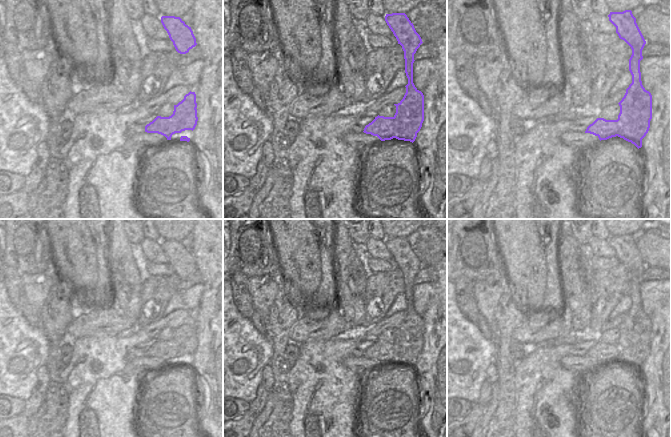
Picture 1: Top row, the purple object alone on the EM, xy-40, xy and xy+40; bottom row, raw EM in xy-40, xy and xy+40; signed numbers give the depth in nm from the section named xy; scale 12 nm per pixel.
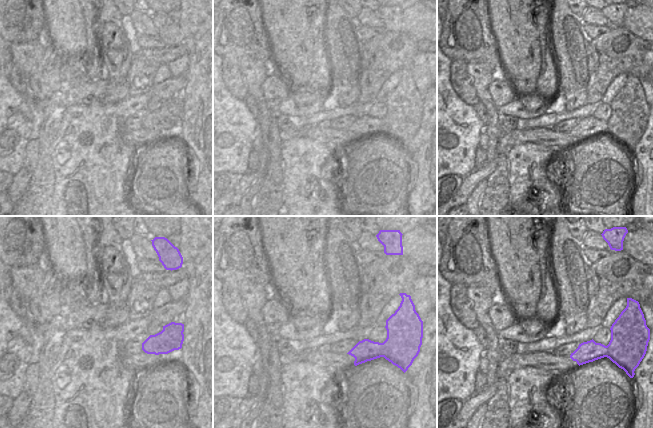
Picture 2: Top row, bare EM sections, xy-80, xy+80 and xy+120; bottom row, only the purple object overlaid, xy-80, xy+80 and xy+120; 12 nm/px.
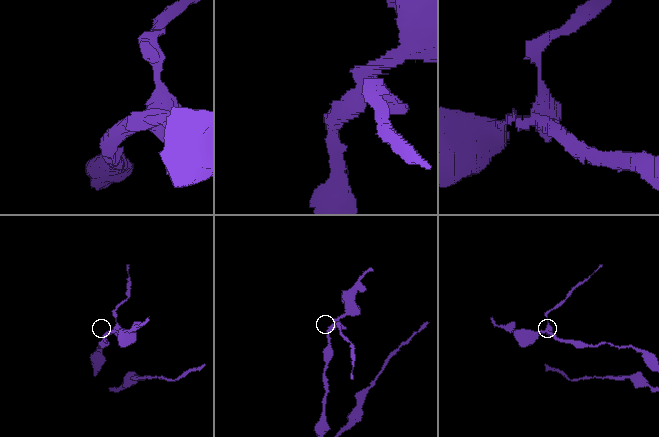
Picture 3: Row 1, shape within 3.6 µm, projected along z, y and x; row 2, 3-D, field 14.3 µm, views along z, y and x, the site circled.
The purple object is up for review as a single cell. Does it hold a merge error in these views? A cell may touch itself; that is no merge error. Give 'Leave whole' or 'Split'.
Split.

